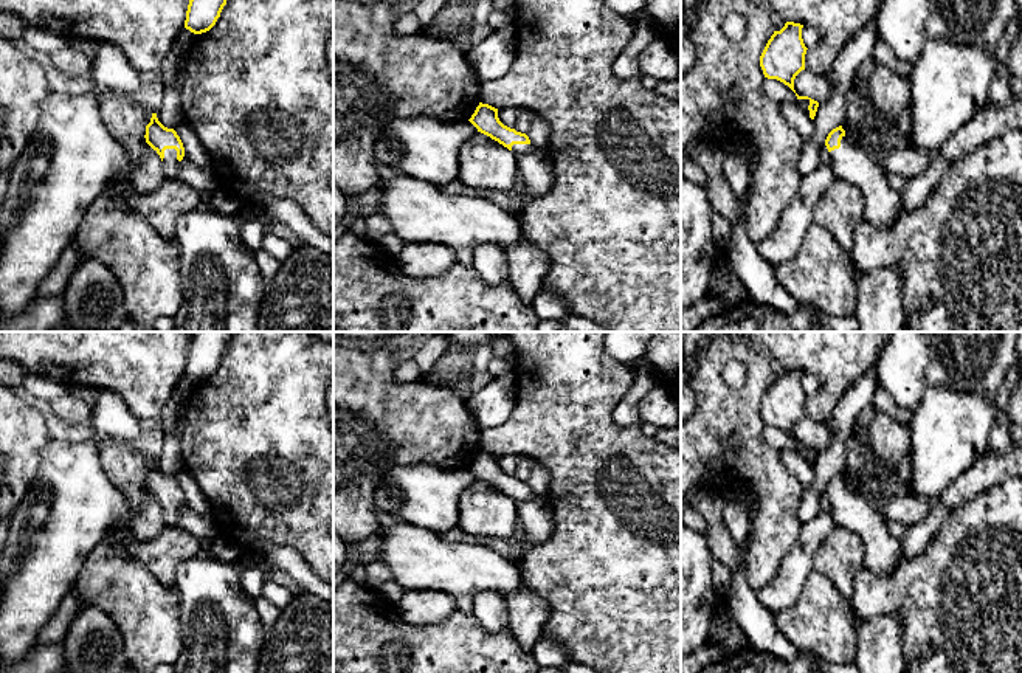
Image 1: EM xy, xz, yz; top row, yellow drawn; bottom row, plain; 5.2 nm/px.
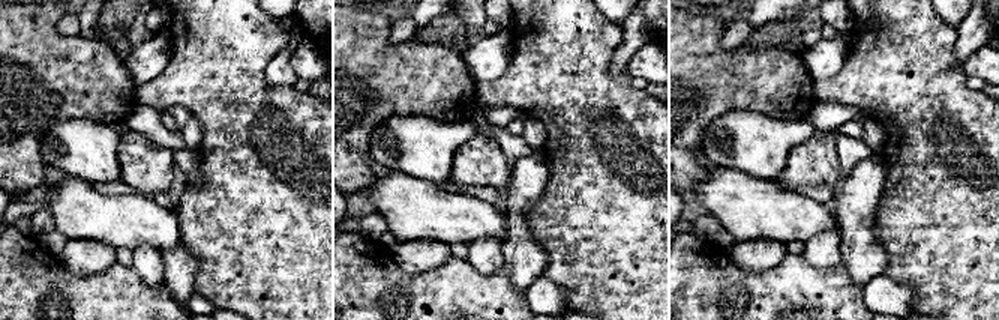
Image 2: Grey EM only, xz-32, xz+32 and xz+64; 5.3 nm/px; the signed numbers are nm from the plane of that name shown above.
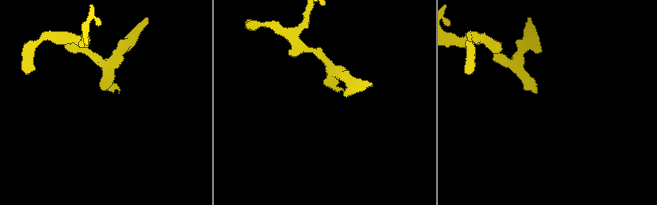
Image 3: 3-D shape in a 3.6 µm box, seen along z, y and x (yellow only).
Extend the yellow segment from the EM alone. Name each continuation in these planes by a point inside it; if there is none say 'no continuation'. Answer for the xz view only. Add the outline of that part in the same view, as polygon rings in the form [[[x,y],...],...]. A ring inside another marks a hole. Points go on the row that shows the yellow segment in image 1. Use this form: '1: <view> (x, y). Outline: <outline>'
1: xz (518, 149). Outline: [[[513,144],[512,152],[516,158],[520,158],[524,154],[535,152],[537,149],[532,144]]]

